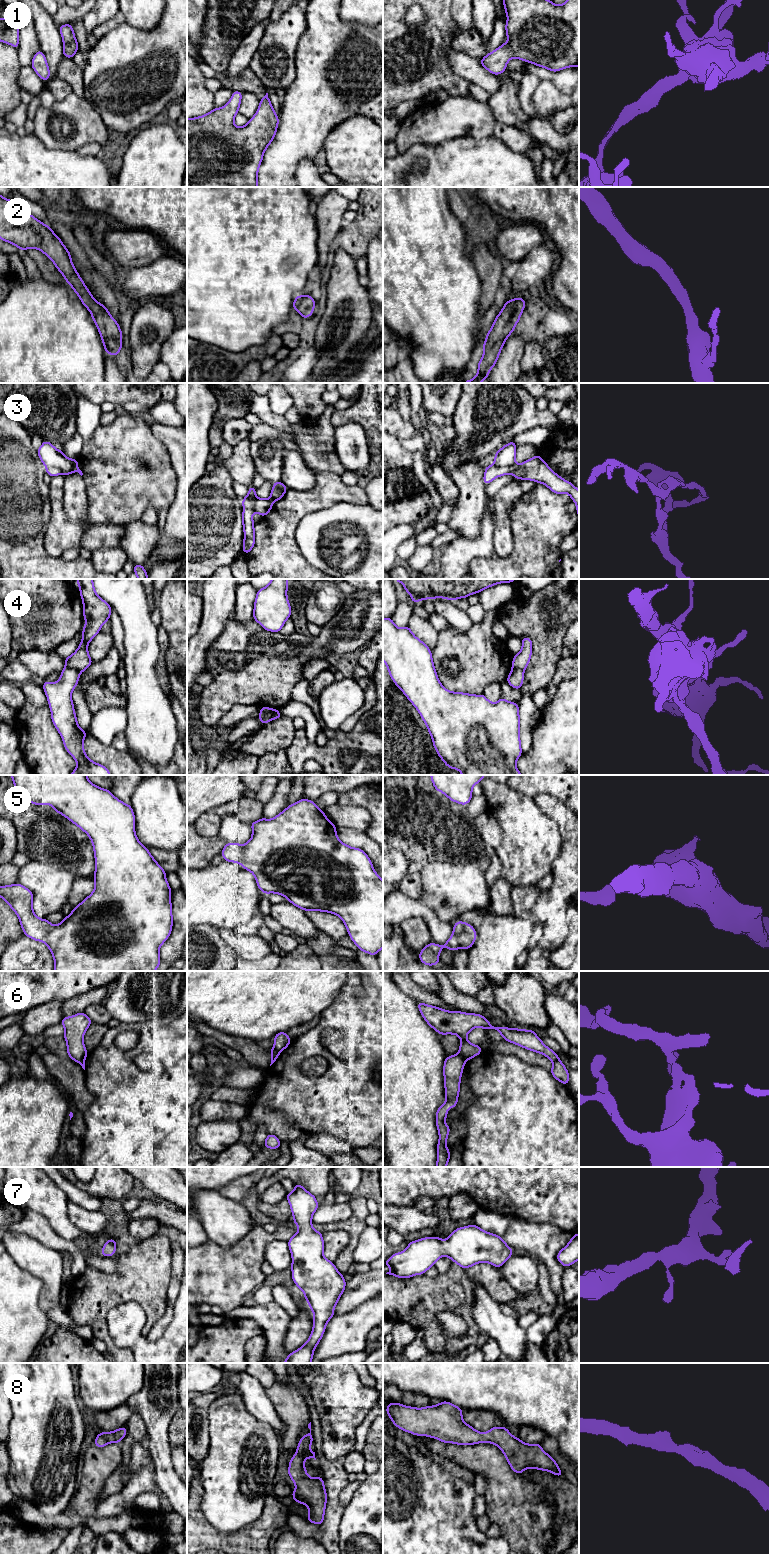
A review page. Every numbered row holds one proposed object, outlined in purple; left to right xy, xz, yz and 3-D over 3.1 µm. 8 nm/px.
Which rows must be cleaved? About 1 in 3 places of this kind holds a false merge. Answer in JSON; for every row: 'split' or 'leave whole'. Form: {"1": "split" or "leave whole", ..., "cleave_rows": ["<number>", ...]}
{"1": "leave whole", "2": "leave whole", "3": "split", "4": "split", "5": "leave whole", "6": "split", "7": "leave whole", "8": "leave whole", "cleave_rows": ["3", "4", "6"]}

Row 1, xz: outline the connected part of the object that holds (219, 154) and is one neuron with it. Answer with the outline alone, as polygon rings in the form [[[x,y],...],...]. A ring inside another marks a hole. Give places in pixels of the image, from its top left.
[[[233,91],[231,99],[221,108],[203,116],[187,118],[187,187],[258,187],[259,166],[265,150],[273,141],[278,128],[279,117],[269,100],[268,93],[260,99],[256,114],[243,127],[234,125],[234,116],[239,113],[242,92]]]

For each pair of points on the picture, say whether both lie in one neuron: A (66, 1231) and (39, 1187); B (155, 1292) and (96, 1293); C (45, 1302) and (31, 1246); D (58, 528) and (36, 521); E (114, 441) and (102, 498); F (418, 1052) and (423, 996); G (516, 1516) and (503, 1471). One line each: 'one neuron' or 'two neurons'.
A: one neuron
B: one neuron
C: one neuron
D: two neurons
E: one neuron
F: two neurons
G: one neuron

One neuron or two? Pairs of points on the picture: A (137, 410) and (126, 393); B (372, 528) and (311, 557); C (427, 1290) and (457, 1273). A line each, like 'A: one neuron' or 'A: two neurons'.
A: two neurons
B: one neuron
C: one neuron

